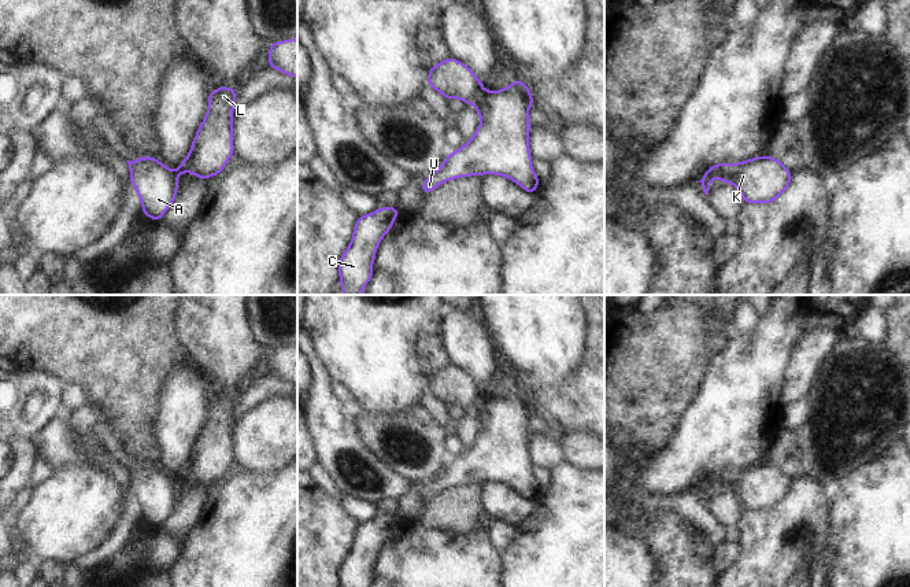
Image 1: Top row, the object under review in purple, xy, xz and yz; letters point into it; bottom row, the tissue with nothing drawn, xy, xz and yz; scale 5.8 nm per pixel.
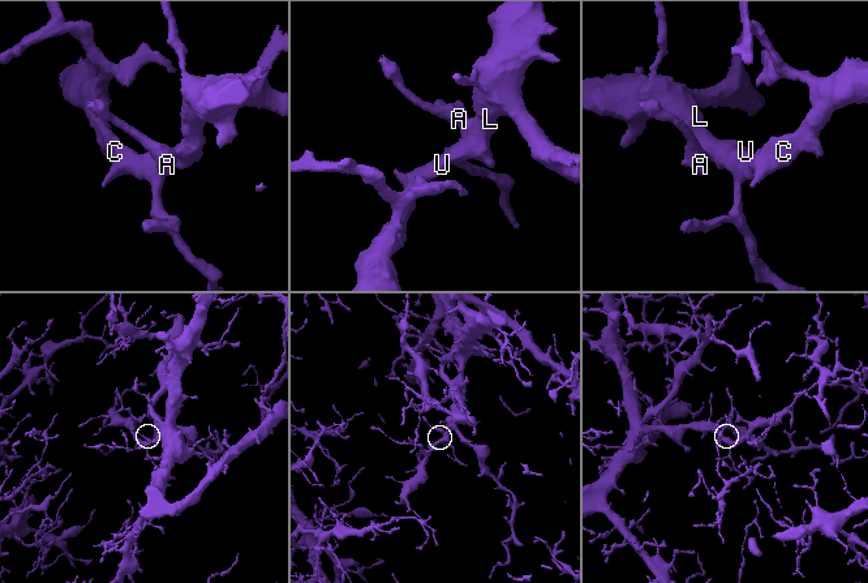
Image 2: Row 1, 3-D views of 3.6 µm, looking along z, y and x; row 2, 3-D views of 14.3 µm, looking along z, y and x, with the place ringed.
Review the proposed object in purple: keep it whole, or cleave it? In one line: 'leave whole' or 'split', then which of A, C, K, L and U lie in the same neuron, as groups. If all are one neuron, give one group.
split | A / C K L U

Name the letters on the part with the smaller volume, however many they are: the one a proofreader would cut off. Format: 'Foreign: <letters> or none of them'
Foreign: A

